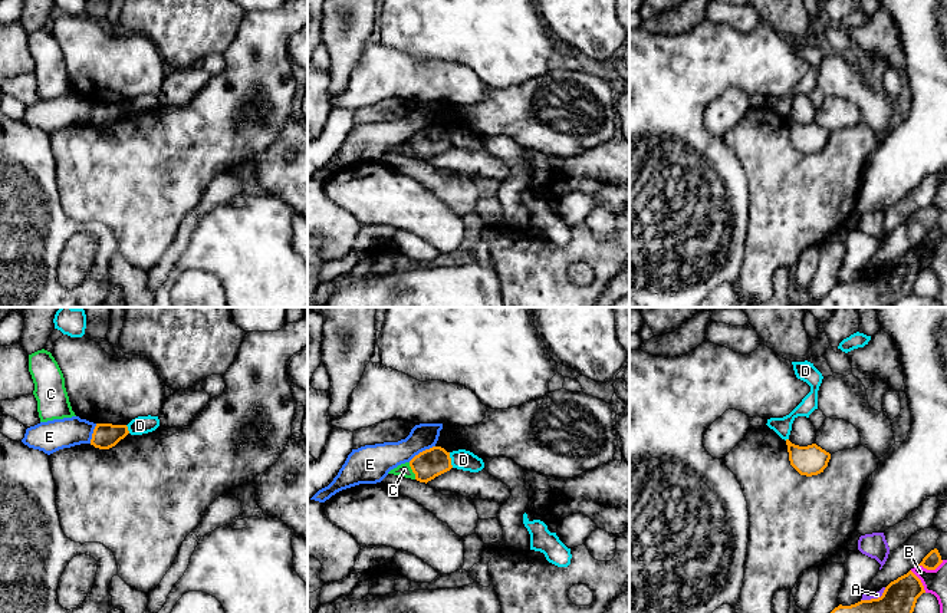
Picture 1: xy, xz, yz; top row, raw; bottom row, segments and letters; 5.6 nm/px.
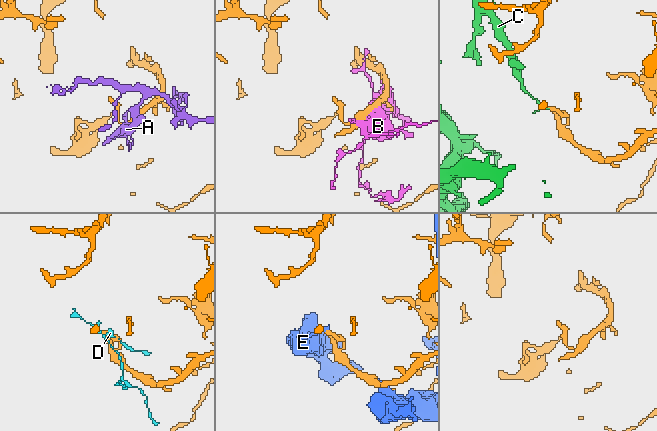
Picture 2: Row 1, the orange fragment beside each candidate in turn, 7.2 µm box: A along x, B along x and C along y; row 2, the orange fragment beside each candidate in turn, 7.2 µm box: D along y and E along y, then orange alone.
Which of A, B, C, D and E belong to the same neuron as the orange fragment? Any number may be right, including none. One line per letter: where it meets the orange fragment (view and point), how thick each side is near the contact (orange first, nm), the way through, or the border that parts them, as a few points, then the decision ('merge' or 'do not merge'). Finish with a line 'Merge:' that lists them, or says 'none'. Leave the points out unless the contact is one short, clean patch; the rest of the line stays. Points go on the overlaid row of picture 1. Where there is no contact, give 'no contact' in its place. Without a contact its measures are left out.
A: yz (874, 599) | 190/40 nm | do not merge
B: yz (920, 582) | 190/140 nm | do not merge
C: xz (413, 471) | 160/80 nm | along xz (408, 462), (416, 478) | do not merge
D: xz (450, 460) | 160/110 nm | along xz (449, 452), (453, 467) | do not merge
E: xz (423, 451) | 160/170 nm | do not merge
Merge: none

